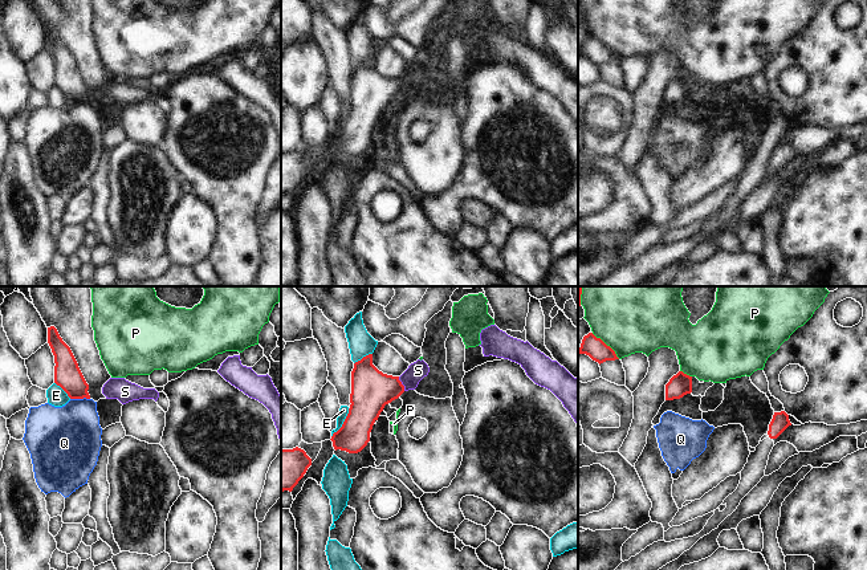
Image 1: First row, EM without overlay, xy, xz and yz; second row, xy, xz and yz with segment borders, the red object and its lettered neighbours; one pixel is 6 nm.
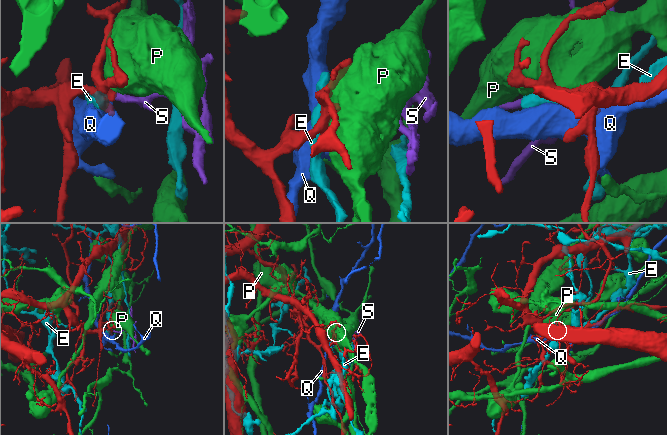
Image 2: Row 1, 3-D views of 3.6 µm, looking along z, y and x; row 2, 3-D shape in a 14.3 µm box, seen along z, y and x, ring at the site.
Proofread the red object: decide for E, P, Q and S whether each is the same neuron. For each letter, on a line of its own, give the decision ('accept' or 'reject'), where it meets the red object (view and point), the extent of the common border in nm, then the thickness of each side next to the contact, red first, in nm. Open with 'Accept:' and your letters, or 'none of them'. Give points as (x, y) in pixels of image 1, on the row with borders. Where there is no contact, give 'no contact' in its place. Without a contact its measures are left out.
Accept: S
E: reject; meets red in xz at (344, 423); contact 200 nm long; 240 nm thick on the red side, 60 nm on the other
P: reject; meets red in yz at (605, 343); contact 240 nm long; 120 nm thick on the red side, 500 nm on the other
Q: reject; meets red in xy at (80, 398); contact 120 nm long; 160 nm thick on the red side, 380 nm on the other
S: accept; meets red in xz at (401, 383); contact 100 nm long; 240 nm thick on the red side, 110 nm on the other

